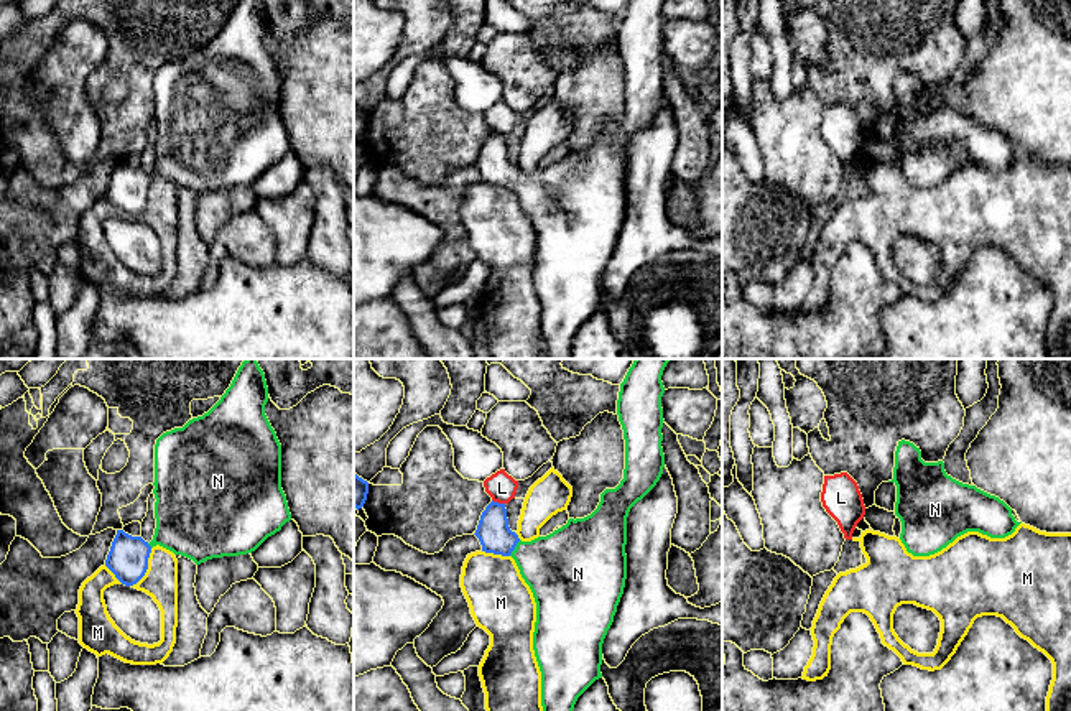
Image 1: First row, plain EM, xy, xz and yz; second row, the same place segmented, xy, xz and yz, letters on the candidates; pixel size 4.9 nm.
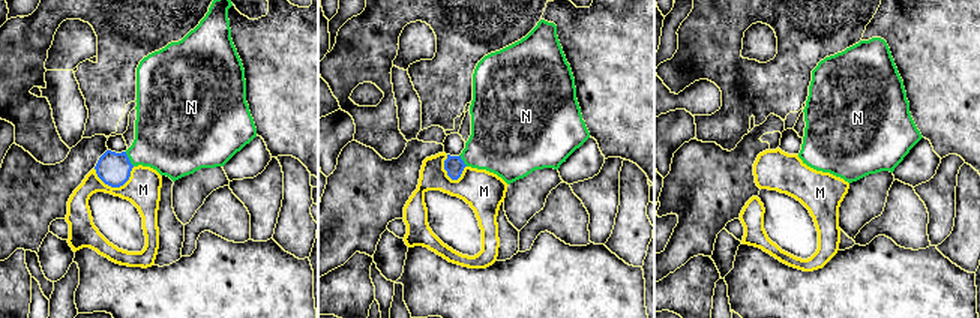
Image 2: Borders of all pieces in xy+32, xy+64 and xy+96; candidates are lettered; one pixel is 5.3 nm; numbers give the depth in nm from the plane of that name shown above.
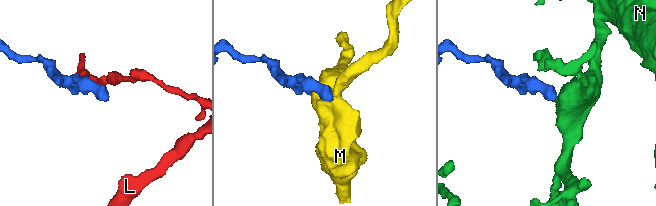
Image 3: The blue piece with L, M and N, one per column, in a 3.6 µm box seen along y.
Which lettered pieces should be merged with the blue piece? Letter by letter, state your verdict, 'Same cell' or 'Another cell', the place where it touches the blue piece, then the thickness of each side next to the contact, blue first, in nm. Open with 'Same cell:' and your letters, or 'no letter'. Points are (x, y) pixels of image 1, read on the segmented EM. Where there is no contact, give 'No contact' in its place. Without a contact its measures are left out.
Same cell: N
L: Another cell. Touches blue at xz (497, 502). Thickness 160 nm (blue) against 140 nm
M: Another cell. Touches blue at xy (147, 568). Thickness 190 nm (blue) against 170 nm
N: Same cell. Touches blue at xz (514, 548). Thickness 160 nm (blue) against 360 nm

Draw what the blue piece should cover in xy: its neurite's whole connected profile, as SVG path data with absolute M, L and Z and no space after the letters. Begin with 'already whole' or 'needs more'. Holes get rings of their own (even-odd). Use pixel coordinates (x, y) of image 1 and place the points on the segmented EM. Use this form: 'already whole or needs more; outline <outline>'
needs more; outline M245 359L230 387L207 413L189 420L183 428L163 433L156 439L153 482L156 528L153 540L148 543L141 537L117 530L105 560L105 566L122 584L133 586L145 576L151 548L156 545L201 565L212 558L252 553L291 520L281 489L281 444L265 415L267 402L265 374L257 359Z

